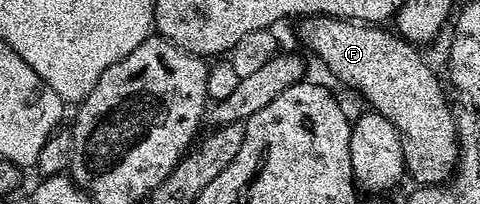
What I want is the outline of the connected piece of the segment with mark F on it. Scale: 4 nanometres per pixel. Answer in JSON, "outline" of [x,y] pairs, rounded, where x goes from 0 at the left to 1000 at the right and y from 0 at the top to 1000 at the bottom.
{"outline":[[[638,78],[621,118],[627,118],[619,137],[621,186],[685,328],[688,363],[752,456],[775,544],[798,564],[823,618],[835,676],[850,868],[858,868],[873,912],[910,912],[933,887],[950,828],[960,696],[954,696],[948,578],[923,431],[896,324],[865,245],[867,221],[817,152],[798,147],[800,132],[704,98],[700,78]]]}

